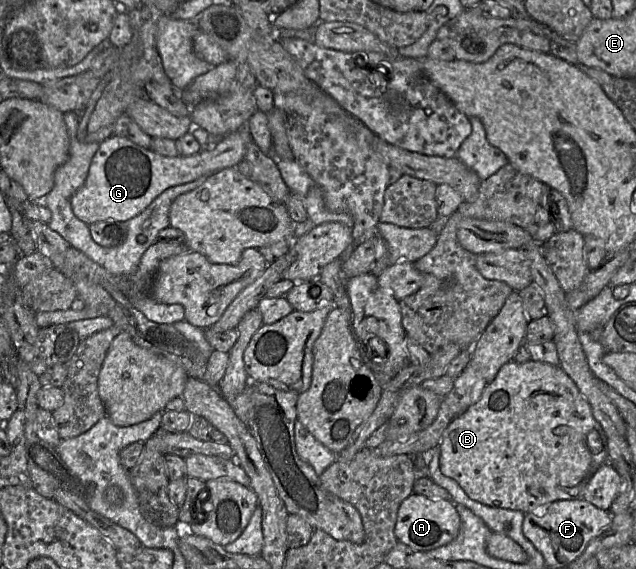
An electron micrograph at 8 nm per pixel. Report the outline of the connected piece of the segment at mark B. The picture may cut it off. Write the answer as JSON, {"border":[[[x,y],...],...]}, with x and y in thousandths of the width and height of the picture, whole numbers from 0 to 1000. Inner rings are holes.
{"border":[[[840,633],[824,638],[802,634],[792,640],[778,666],[761,682],[755,701],[708,742],[689,784],[692,787],[693,830],[715,844],[739,877],[770,891],[816,896],[825,903],[873,880],[917,877],[917,861],[931,837],[947,817],[959,814],[954,764],[934,735],[926,707],[904,671],[879,641],[869,643]]]}

